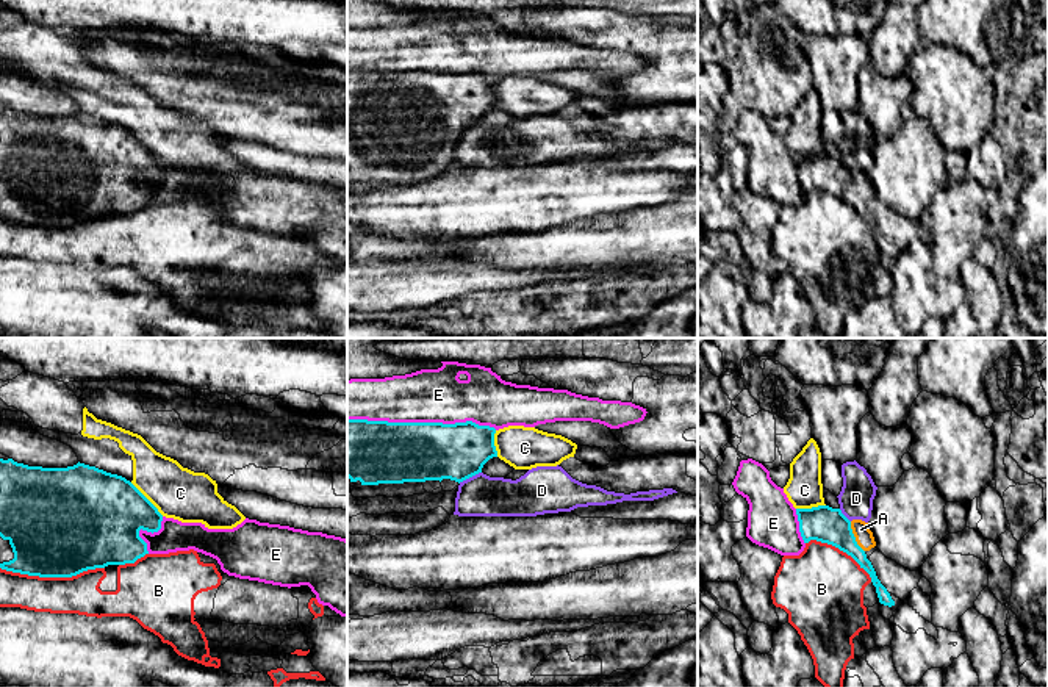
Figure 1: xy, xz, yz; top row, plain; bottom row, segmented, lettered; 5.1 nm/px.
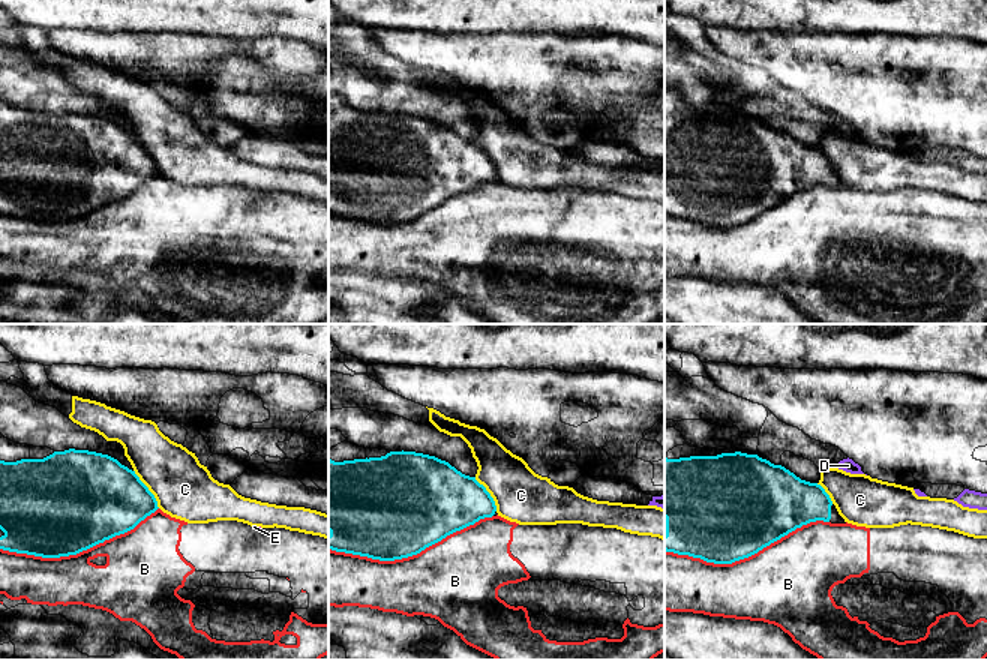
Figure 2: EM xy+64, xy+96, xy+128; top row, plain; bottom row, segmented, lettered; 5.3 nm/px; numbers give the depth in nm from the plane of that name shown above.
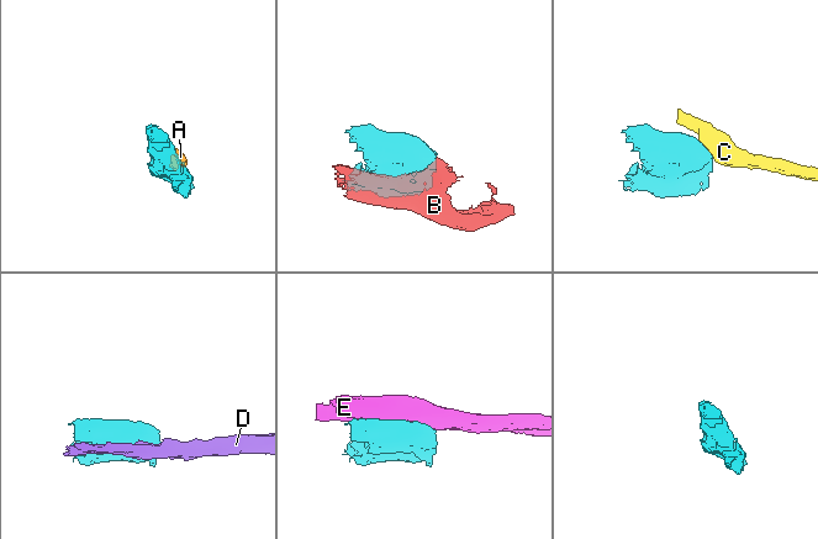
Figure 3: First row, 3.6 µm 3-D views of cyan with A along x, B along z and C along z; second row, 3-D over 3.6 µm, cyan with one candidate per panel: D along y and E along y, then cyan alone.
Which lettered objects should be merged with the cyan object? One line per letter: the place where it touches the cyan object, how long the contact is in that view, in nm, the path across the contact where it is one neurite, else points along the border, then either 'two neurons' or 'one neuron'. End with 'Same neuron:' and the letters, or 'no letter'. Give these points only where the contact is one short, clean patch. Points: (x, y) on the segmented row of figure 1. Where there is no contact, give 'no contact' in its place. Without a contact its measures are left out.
A: contact yz (854, 537); length 180 nm; one neuron
B: contact xy (52, 576); length 550 nm; two neurons
C: contact xy (147, 499); length 240 nm; border xy (130, 482), (163, 515); two neurons
D: contact xz (470, 476); length 130 nm; border xz (480, 471), (459, 482); two neurons
E: contact xz (423, 423); length 750 nm; two neurons
Same neuron: A

